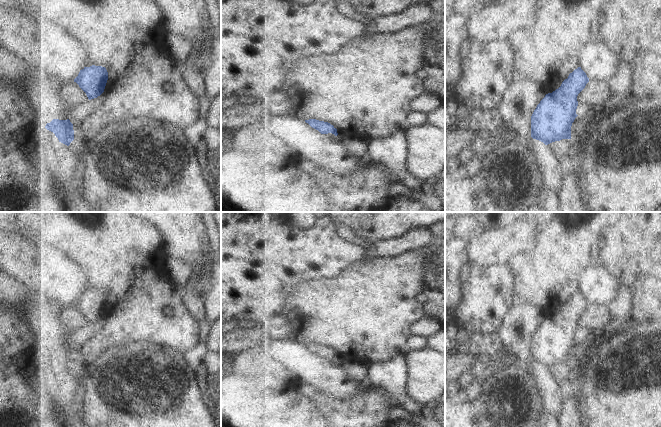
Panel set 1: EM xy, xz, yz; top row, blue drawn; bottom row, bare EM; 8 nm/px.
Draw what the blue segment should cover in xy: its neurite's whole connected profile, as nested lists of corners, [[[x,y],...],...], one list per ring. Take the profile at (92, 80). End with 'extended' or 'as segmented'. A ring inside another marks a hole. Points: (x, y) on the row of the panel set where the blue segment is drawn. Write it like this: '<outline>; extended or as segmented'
[[[92,65],[80,70],[74,79],[79,87],[86,93],[89,100],[100,96],[105,89],[108,72],[105,67]]]; as segmented

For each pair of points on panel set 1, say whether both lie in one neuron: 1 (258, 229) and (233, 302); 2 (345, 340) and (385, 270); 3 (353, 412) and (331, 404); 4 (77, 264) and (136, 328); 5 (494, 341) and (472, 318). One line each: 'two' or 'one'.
1: one
2: one
3: one
4: two
5: two

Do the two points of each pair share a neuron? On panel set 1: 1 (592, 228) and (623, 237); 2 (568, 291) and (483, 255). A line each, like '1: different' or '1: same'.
1: different
2: different

